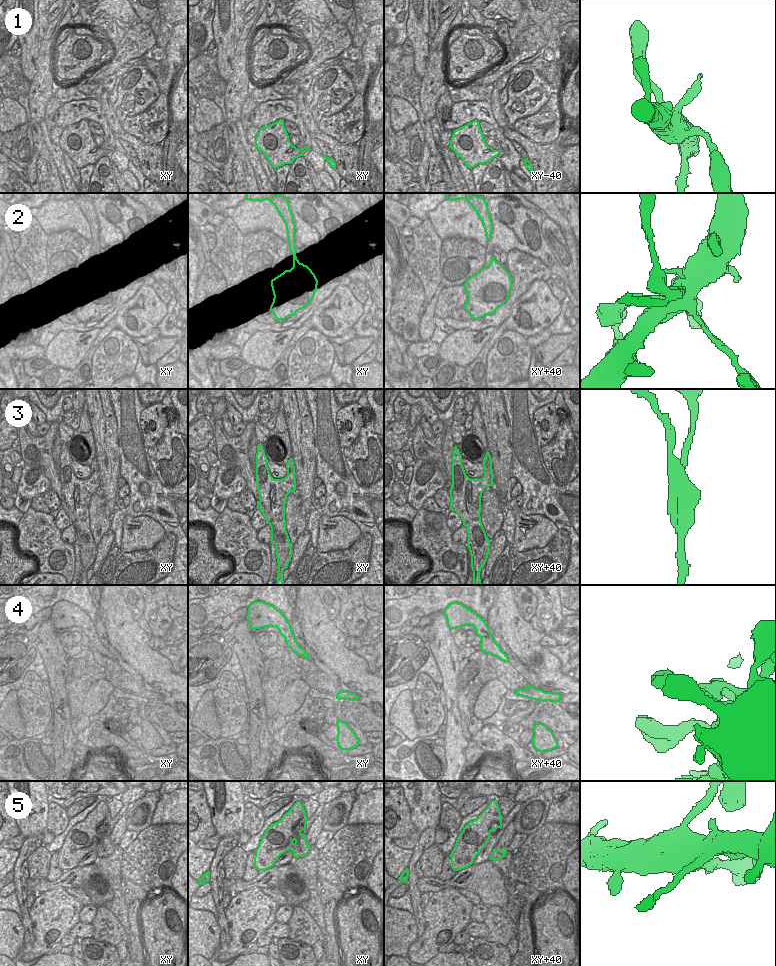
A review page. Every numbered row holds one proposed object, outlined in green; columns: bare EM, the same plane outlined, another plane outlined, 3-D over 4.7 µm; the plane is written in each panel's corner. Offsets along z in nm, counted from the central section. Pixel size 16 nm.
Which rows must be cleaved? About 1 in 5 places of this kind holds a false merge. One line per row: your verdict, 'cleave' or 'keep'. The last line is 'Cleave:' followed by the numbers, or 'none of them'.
1: keep
2: cleave
3: keep
4: keep
5: keep
Cleave: 2

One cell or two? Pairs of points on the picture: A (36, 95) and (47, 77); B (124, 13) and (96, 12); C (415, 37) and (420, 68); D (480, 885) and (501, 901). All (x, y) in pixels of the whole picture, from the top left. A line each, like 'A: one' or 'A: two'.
A: one
B: one
C: one
D: one

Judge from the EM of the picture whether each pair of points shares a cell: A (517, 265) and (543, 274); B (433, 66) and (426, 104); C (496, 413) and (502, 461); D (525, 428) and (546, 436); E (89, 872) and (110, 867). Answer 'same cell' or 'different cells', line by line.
A: same cell
B: same cell
C: same cell
D: different cells
E: different cells

